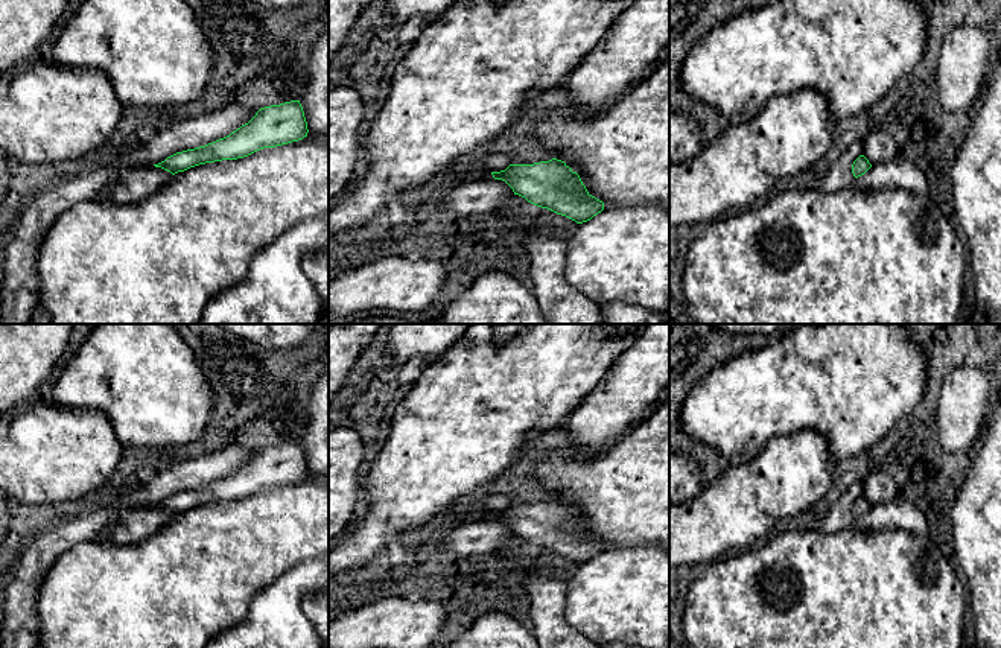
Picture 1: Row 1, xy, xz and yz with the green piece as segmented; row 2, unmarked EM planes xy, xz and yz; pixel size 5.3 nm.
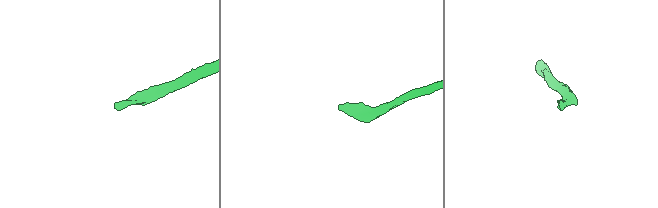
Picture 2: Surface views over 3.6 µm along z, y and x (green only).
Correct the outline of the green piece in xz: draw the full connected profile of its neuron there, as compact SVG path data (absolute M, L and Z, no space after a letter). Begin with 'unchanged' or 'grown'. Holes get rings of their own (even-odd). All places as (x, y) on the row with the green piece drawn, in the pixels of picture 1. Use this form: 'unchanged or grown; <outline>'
grown; M552 158L534 164L510 164L505 170L484 169L473 181L502 179L528 202L566 216L577 224L590 221L604 210L604 202L592 196L580 175L564 161Z

